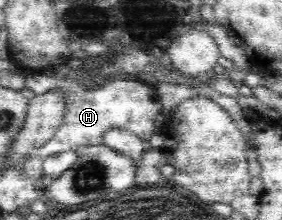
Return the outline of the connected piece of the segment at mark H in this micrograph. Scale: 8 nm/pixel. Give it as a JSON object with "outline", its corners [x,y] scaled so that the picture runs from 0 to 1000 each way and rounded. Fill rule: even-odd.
{"outline":[[[121,300],[103,309],[82,341],[89,345],[89,400],[121,418],[121,432],[163,427],[163,414],[195,400],[199,418],[220,418],[220,436],[241,445],[238,509],[220,564],[206,577],[206,595],[156,664],[117,682],[110,695],[117,714],[160,732],[167,718],[220,691],[248,682],[277,691],[301,668],[355,659],[362,618],[383,591],[404,591],[408,582],[454,591],[518,645],[553,600],[539,559],[571,505],[546,450],[550,400],[525,395],[518,377],[426,359],[383,373],[372,391],[355,391],[326,414],[298,414],[270,377],[206,364],[206,355],[163,345],[163,336],[138,323],[121,327]]]}

